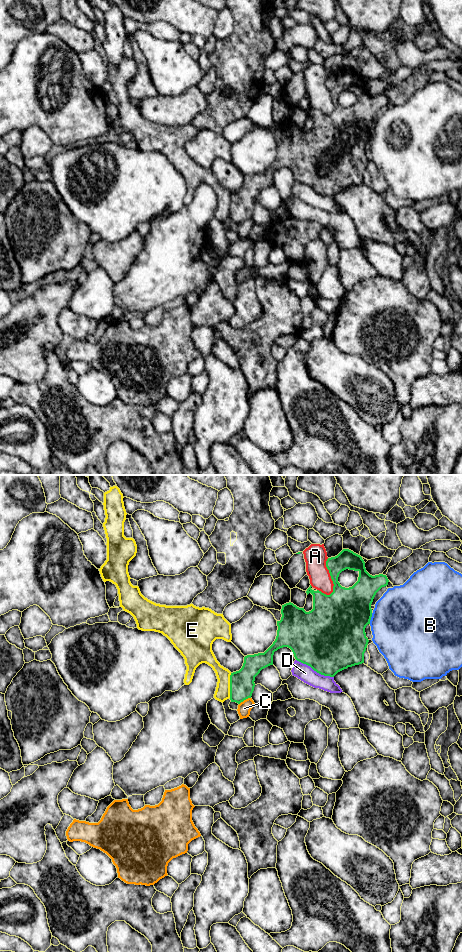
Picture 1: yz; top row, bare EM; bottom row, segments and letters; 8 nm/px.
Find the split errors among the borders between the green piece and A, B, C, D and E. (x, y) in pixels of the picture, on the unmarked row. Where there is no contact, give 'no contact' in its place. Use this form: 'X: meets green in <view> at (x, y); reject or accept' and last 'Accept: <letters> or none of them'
A: meets green in yz at (331, 97); reject
B: meets green in yz at (370, 138); reject
C: meets green in yz at (244, 219); reject
D: meets green in yz at (315, 190); reject
E: meets green in yz at (230, 205); reject
Accept: none of them

